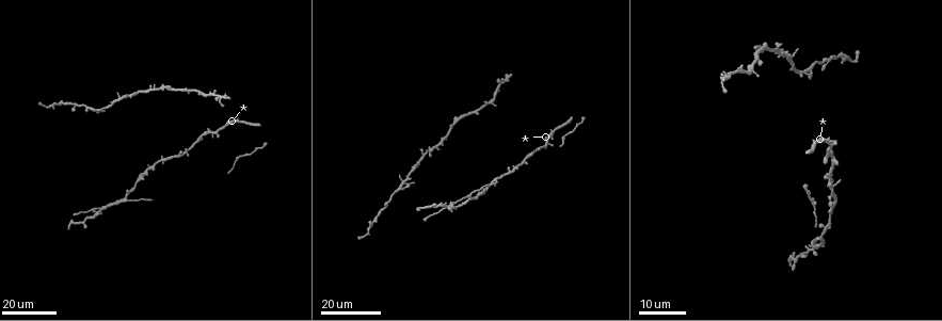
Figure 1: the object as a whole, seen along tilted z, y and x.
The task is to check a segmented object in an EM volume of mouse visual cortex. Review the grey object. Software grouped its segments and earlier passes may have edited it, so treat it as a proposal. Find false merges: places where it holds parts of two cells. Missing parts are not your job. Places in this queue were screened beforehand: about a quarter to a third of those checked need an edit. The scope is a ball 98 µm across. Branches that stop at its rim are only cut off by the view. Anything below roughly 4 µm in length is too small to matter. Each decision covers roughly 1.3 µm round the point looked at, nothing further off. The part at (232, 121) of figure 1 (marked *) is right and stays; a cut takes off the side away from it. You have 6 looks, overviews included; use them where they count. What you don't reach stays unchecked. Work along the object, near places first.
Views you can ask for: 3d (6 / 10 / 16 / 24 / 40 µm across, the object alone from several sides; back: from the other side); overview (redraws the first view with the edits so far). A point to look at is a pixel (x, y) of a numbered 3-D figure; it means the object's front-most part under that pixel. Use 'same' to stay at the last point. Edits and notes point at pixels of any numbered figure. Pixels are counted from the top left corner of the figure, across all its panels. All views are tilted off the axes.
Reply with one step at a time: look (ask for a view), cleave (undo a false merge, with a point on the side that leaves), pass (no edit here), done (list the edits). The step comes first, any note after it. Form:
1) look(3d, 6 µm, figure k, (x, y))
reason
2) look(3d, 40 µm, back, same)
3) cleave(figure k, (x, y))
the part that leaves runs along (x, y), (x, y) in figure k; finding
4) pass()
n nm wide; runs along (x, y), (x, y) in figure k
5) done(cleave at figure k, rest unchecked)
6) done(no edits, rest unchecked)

look(3d, 16 µm, figure 1, (469, 193))
small branch off a trunk

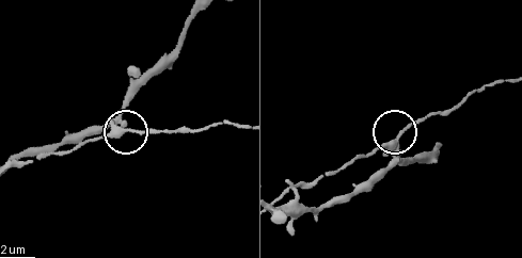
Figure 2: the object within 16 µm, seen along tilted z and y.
look(3d, 6 µm, figure 2, (394, 140))

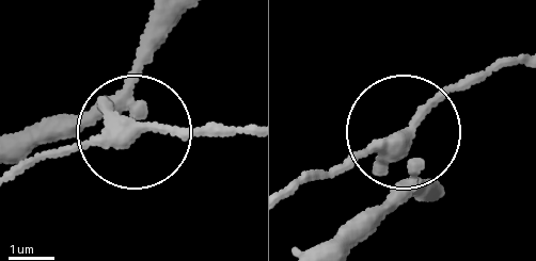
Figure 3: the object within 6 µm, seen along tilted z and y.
pass()
3 arms; runs along (171, 27), (129, 126), (234, 131) in figure 3; continuous, no second cell

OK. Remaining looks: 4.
look(3d, 24 µm, figure 1, (102, 209))

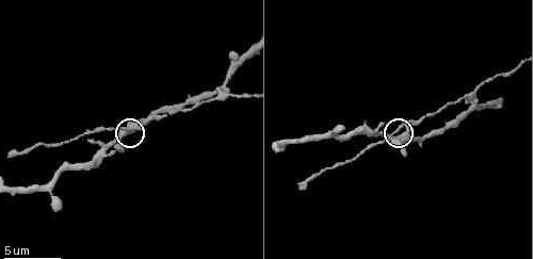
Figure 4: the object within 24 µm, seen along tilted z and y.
look(3d, 10 µm, figure 4, (123, 133))

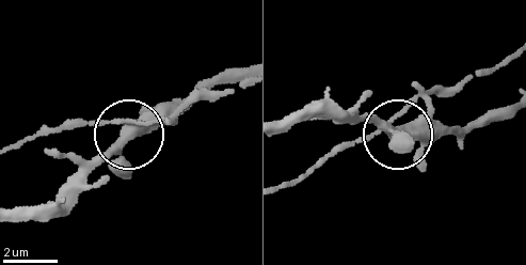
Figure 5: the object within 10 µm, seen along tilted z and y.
pass()
runs along (242, 71), (156, 104), (127, 127), (114, 121), (65, 121) in figure 5; one cell here

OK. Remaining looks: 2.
look(3d, 16 µm, figure 1, (404, 181))
four arms meet

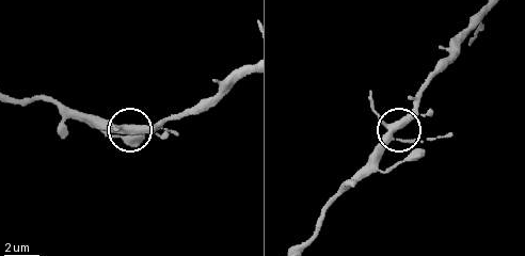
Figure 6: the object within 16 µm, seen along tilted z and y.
look(3d, 6 µm, figure 6, (390, 136))

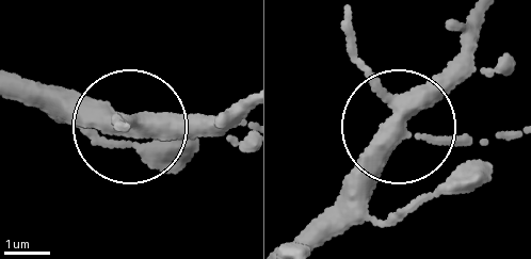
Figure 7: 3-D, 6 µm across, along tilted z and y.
pass()
runs along (478, 12), (402, 123), (432, 139), (511, 131) in figure 7; all the same cell

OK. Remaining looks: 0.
done(no edits, rest unchecked)

